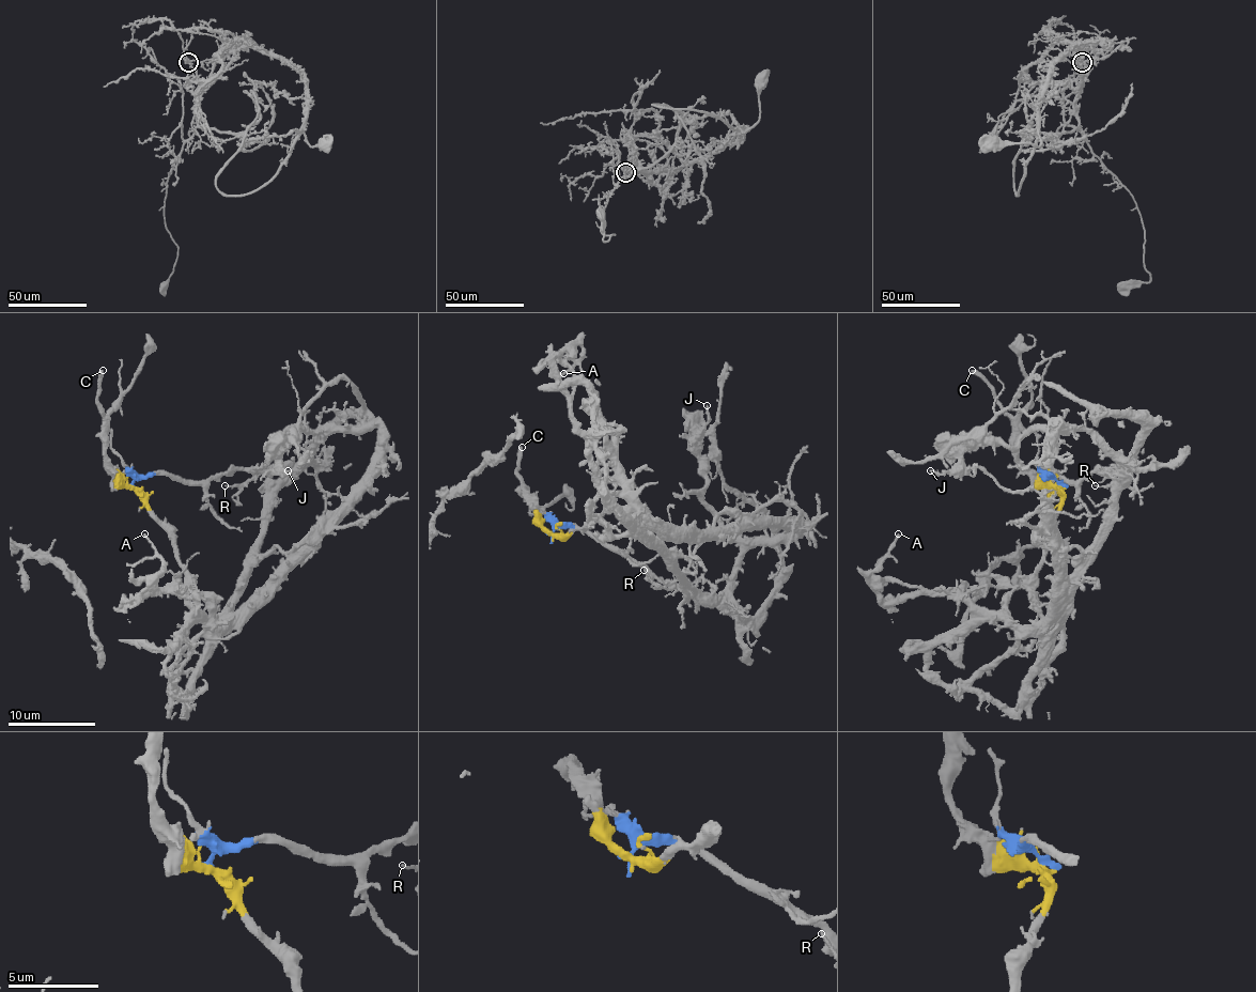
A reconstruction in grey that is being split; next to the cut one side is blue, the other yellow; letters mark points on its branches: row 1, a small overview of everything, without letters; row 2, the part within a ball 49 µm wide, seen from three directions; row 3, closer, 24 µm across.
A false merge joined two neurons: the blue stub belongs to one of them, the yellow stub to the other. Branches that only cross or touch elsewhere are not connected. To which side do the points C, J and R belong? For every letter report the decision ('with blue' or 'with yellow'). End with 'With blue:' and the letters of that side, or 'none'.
C: with yellow
J: with blue
R: with blue
With blue: J, R

